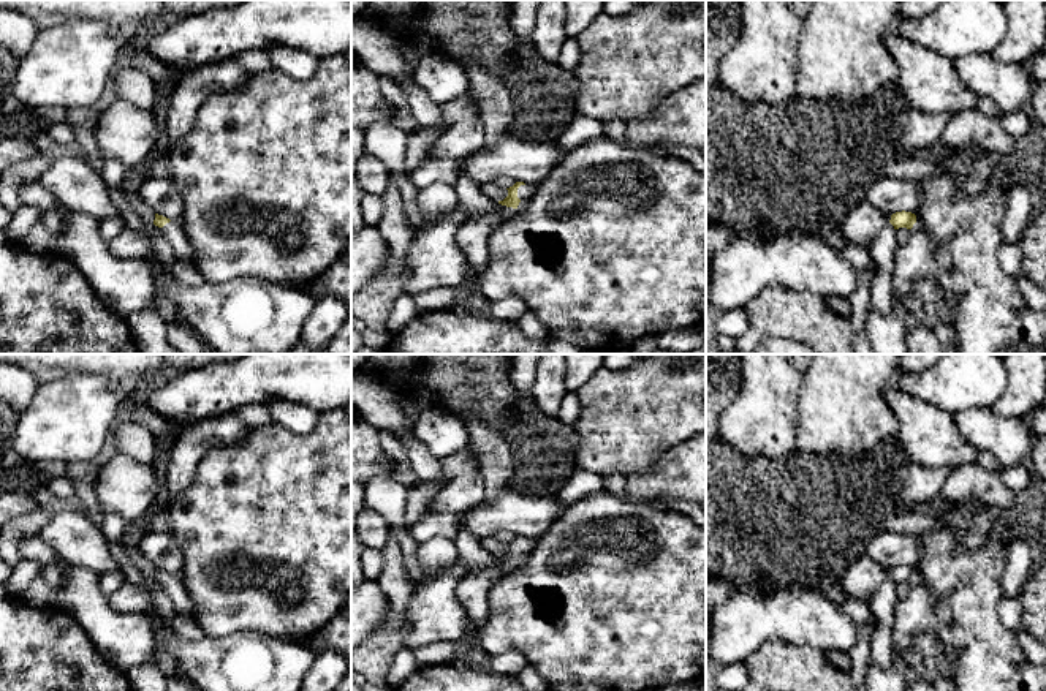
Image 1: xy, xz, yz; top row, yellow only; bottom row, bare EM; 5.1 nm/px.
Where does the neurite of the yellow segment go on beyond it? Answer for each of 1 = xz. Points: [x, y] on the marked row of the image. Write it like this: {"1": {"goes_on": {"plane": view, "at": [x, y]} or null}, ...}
{"1": {"goes_on": {"plane": "xz", "at": [524, 192]}}}

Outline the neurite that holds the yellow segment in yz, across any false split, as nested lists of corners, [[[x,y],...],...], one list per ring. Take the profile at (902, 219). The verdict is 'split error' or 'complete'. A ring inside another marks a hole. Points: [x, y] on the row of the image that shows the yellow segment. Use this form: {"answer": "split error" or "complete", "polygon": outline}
{"answer": "complete", "polygon": [[[905,210],[896,212],[891,215],[889,223],[894,226],[894,229],[899,229],[899,228],[911,229],[913,225],[916,223],[916,215]]]}

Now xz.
{"answer": "split error", "polygon": [[[516,182],[506,190],[508,196],[503,201],[498,201],[498,204],[513,209],[521,209],[536,191],[536,183]]]}

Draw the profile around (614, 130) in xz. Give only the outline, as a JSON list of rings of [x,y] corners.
[[[608,120],[603,122],[606,138],[622,144],[630,145],[625,136],[625,123],[622,120]]]

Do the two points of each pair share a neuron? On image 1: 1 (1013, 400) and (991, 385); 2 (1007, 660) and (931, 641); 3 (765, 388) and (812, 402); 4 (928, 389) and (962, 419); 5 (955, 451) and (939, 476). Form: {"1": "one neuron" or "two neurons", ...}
{"1": "two neurons", "2": "two neurons", "3": "two neurons", "4": "two neurons", "5": "two neurons"}

